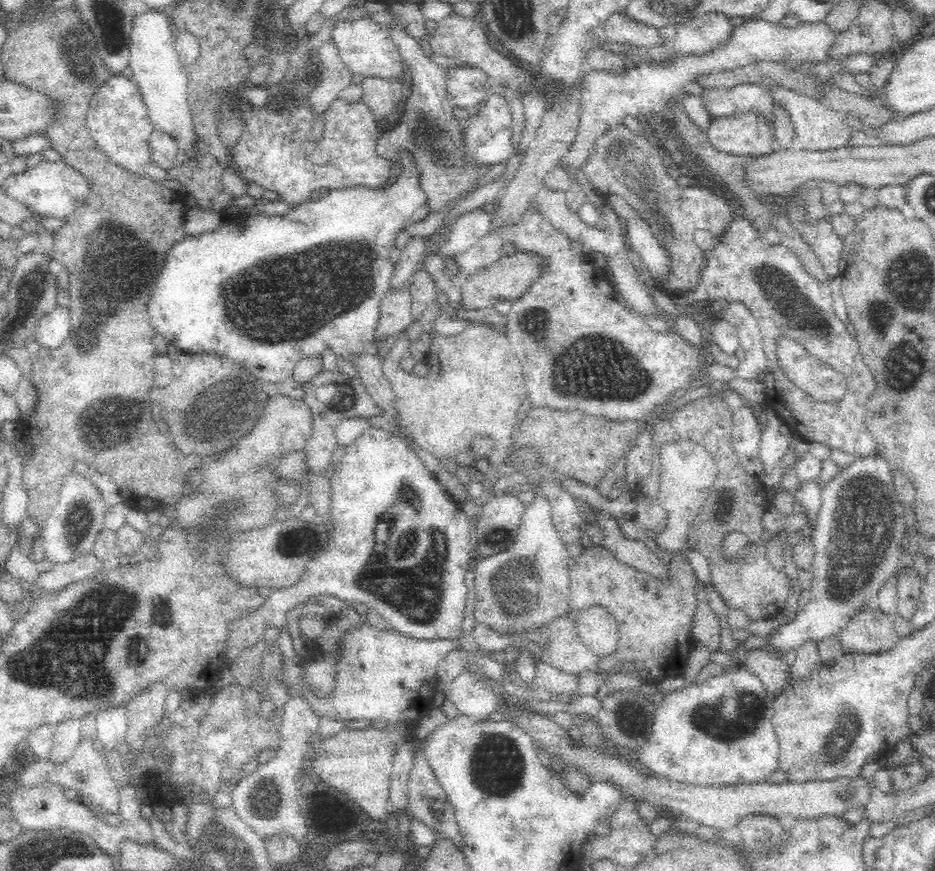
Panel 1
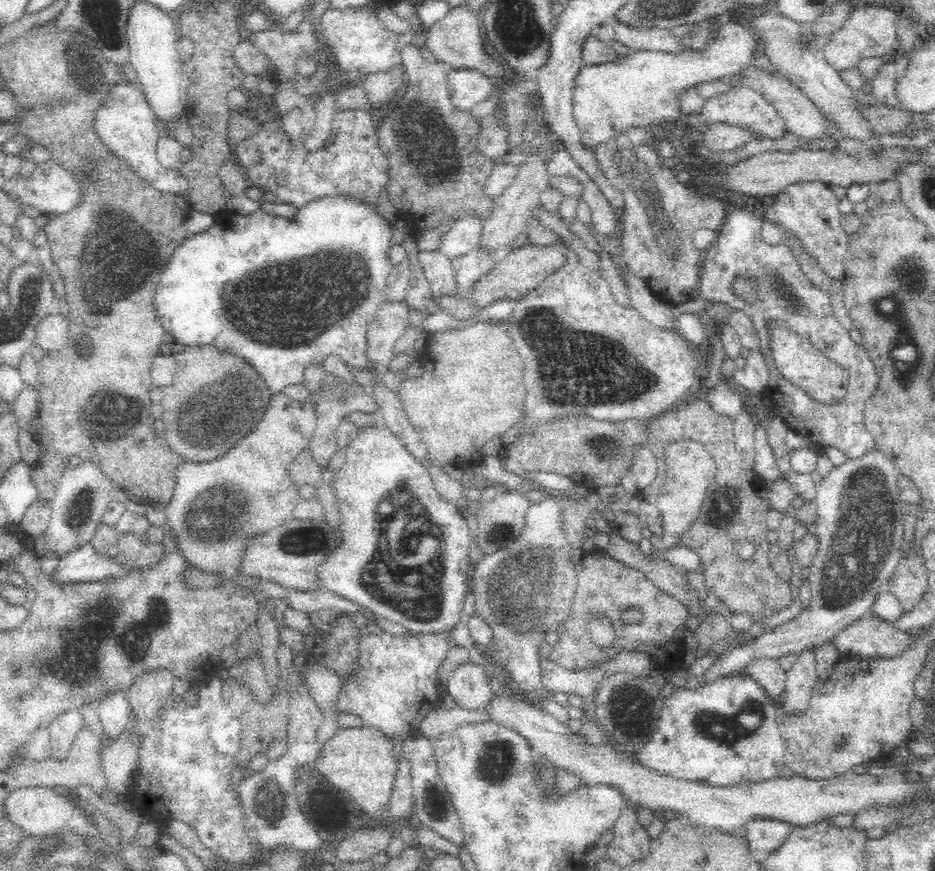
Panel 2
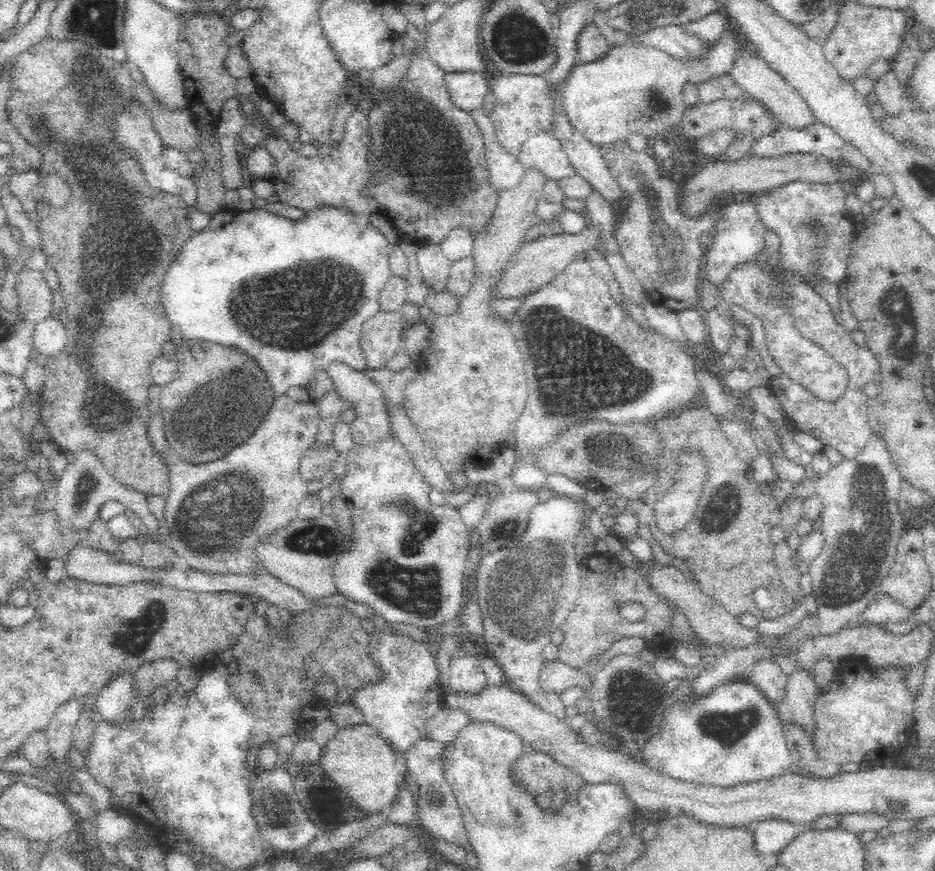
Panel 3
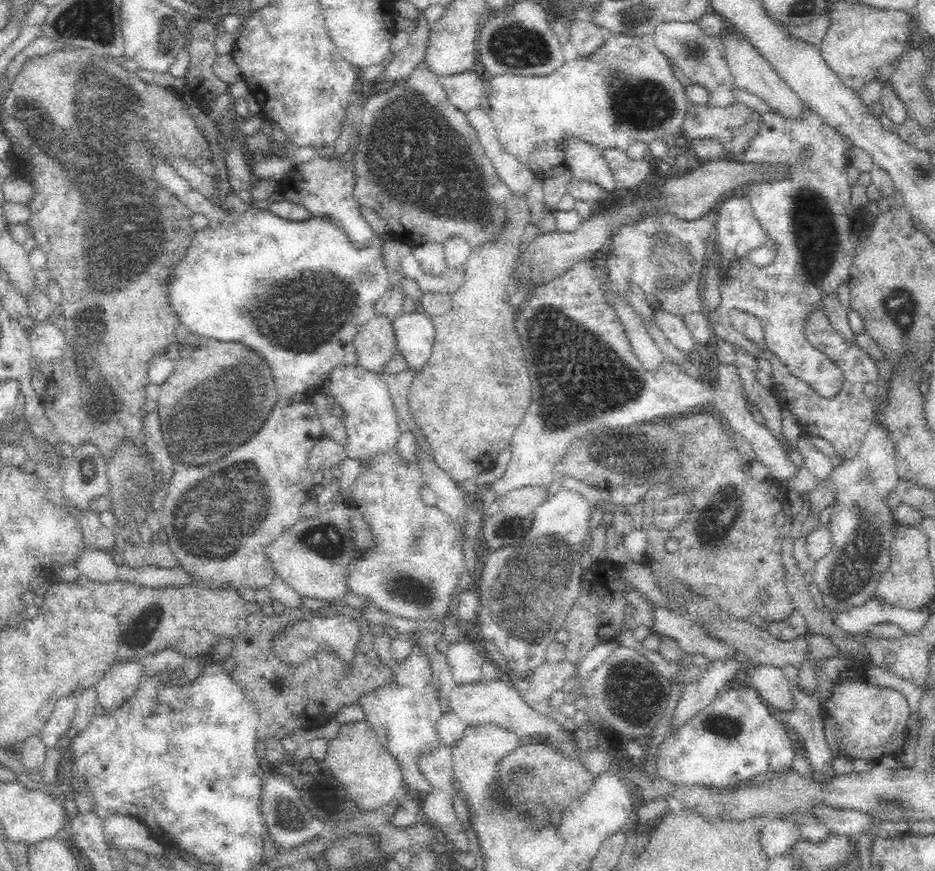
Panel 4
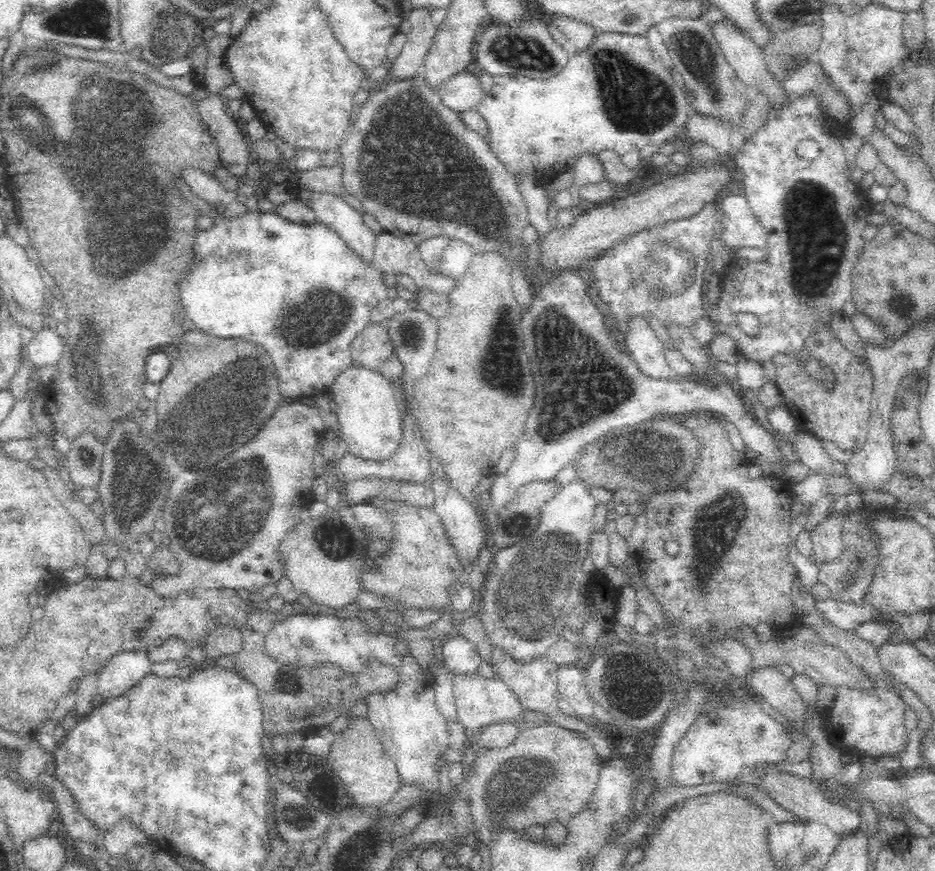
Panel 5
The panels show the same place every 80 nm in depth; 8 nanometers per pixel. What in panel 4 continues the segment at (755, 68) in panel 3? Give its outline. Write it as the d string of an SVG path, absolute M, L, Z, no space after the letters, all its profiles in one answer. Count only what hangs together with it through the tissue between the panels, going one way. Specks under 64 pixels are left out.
M728 28L722 34L720 45L725 47L727 56L727 65L732 75L734 86L747 90L750 94L761 98L770 109L783 119L788 121L799 121L805 117L808 111L805 102L794 92L782 77L770 66L770 63L750 43L744 41L744 38Z

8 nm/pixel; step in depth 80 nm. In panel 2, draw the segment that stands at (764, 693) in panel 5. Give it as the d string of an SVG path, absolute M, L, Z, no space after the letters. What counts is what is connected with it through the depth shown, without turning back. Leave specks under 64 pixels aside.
M754 656L748 660L744 670L759 682L768 696L779 699L785 692L787 671L782 668L779 657Z

